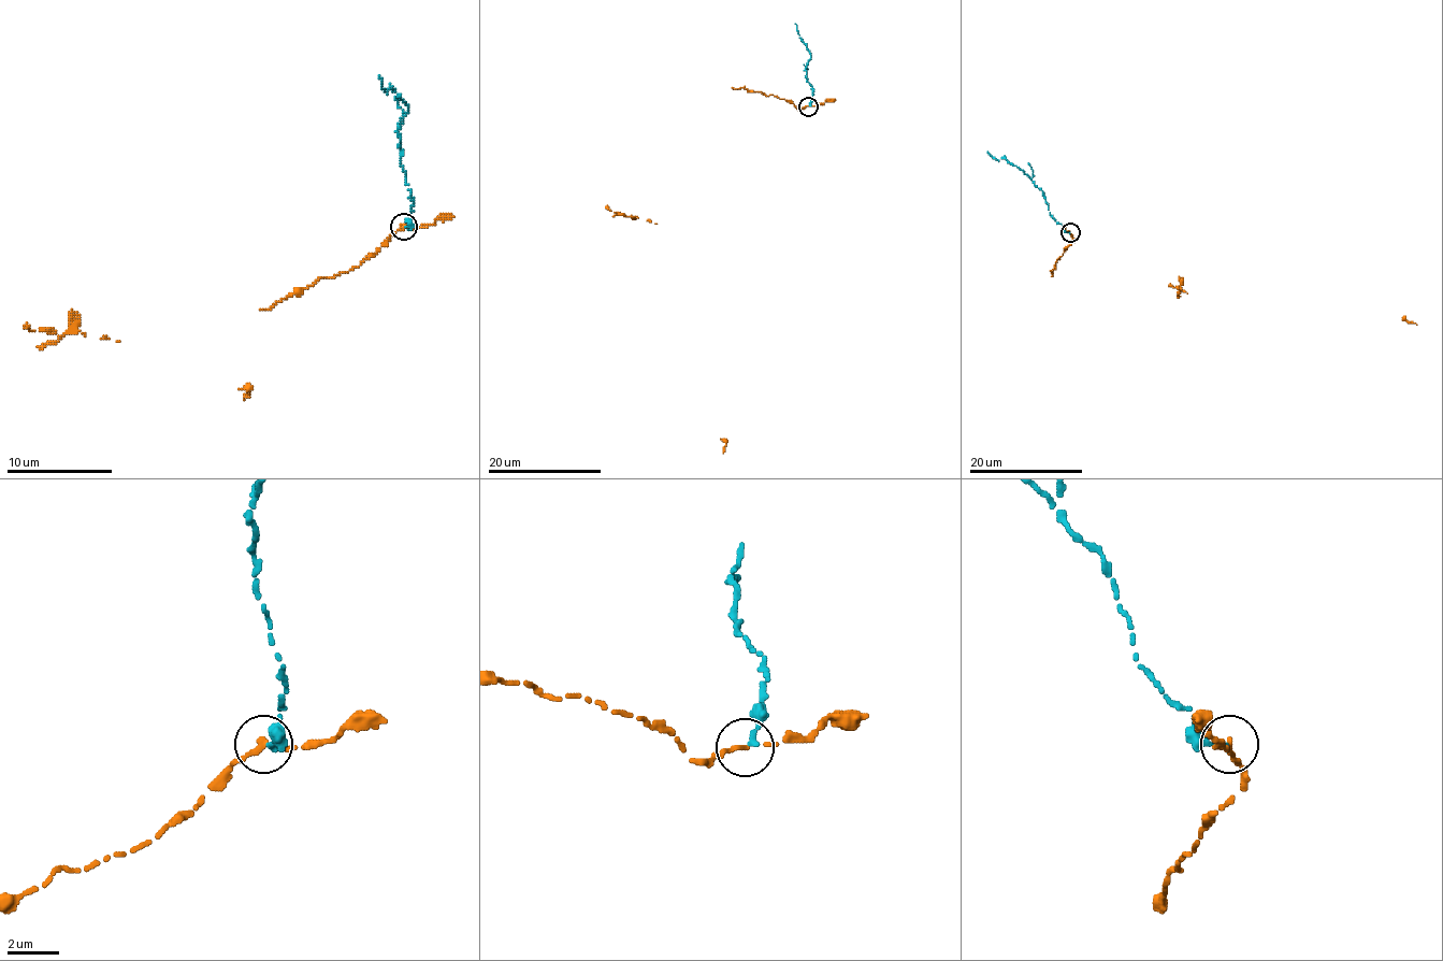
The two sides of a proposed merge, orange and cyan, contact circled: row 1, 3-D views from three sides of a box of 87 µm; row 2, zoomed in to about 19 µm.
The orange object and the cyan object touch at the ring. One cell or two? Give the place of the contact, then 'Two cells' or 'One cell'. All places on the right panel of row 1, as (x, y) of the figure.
Place: (1070, 232). Two cells

